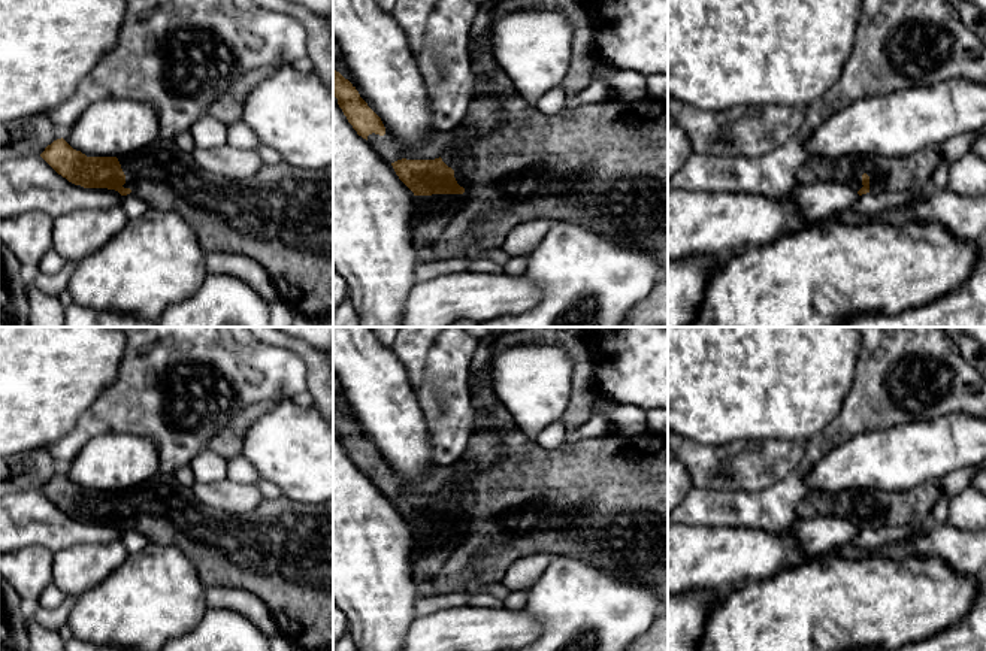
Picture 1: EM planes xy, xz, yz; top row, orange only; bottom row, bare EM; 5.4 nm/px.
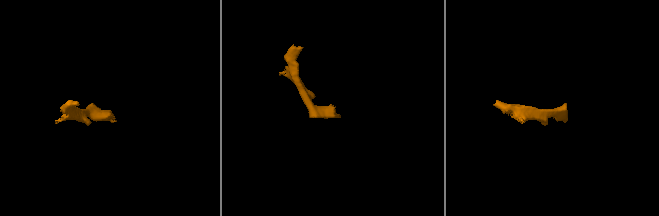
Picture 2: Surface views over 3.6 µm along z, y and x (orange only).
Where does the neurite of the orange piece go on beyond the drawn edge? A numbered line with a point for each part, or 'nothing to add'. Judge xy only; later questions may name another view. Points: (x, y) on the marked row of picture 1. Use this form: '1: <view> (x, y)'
1: xy (283, 217)

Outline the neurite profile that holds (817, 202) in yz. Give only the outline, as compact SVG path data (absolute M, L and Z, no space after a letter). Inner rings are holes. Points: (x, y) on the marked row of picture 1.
M835 182L798 184L780 200L798 206L808 222L825 222L834 214L849 209L859 194L852 188Z

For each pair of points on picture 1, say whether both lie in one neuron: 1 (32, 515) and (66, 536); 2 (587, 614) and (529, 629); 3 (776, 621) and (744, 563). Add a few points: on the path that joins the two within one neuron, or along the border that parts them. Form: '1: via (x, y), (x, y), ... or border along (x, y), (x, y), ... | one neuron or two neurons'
1: via (41, 523), (57, 530) | one neuron
2: border along (523, 609), (540, 624), (540, 635) | two neurons
3: border along (786, 566), (765, 578), (743, 583), (726, 593) | two neurons

